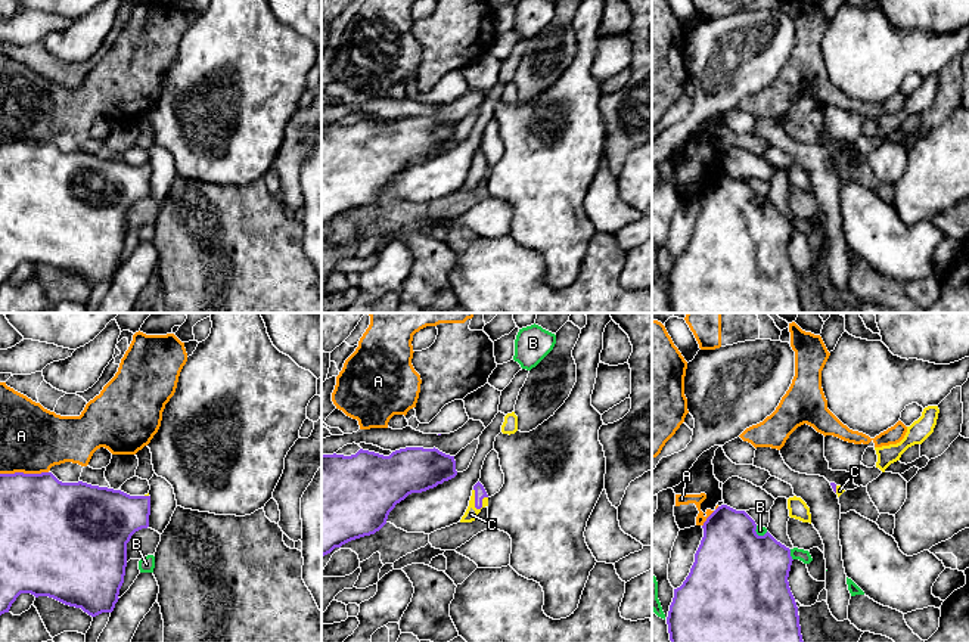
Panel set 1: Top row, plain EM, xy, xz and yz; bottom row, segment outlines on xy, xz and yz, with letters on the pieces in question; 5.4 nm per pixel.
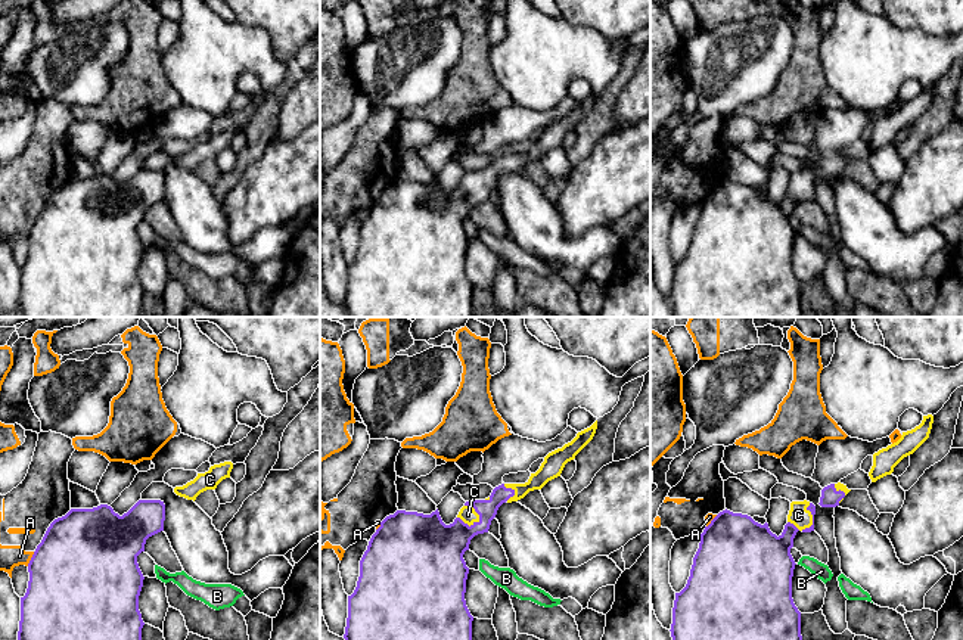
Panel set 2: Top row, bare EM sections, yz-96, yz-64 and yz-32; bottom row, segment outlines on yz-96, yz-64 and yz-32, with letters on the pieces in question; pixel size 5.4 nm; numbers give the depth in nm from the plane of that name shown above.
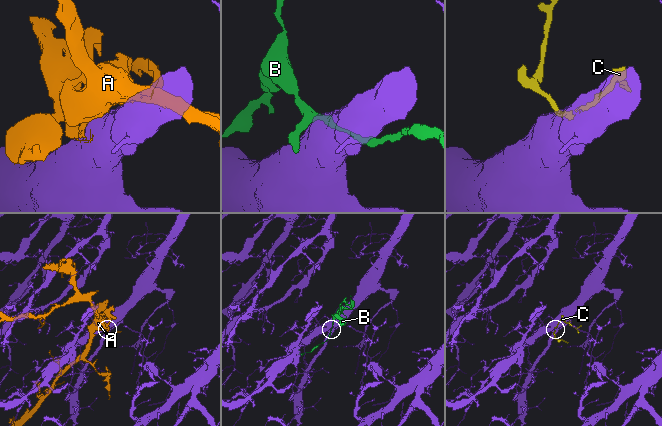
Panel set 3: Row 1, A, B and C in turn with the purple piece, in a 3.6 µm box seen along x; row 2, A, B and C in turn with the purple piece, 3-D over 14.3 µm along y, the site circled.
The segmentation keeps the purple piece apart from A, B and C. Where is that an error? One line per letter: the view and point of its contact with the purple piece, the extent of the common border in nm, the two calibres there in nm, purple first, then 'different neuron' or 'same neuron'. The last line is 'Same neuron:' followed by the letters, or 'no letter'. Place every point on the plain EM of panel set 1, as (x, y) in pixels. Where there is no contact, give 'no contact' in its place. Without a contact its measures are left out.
A: meets purple in xy at (22, 142); contact 260 nm long; 440 nm thick on the purple side, 360 nm on the other; different neuron
B: meets purple in yz at (789, 225); contact 70 nm long; 440 nm thick on the purple side, 70 nm on the other; different neuron
C: meets purple in xz at (475, 170); contact 120 nm long; 60 nm thick on the purple side, 70 nm on the other; same neuron
Same neuron: C

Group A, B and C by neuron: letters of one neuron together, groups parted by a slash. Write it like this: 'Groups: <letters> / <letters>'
Groups: A / B / C

